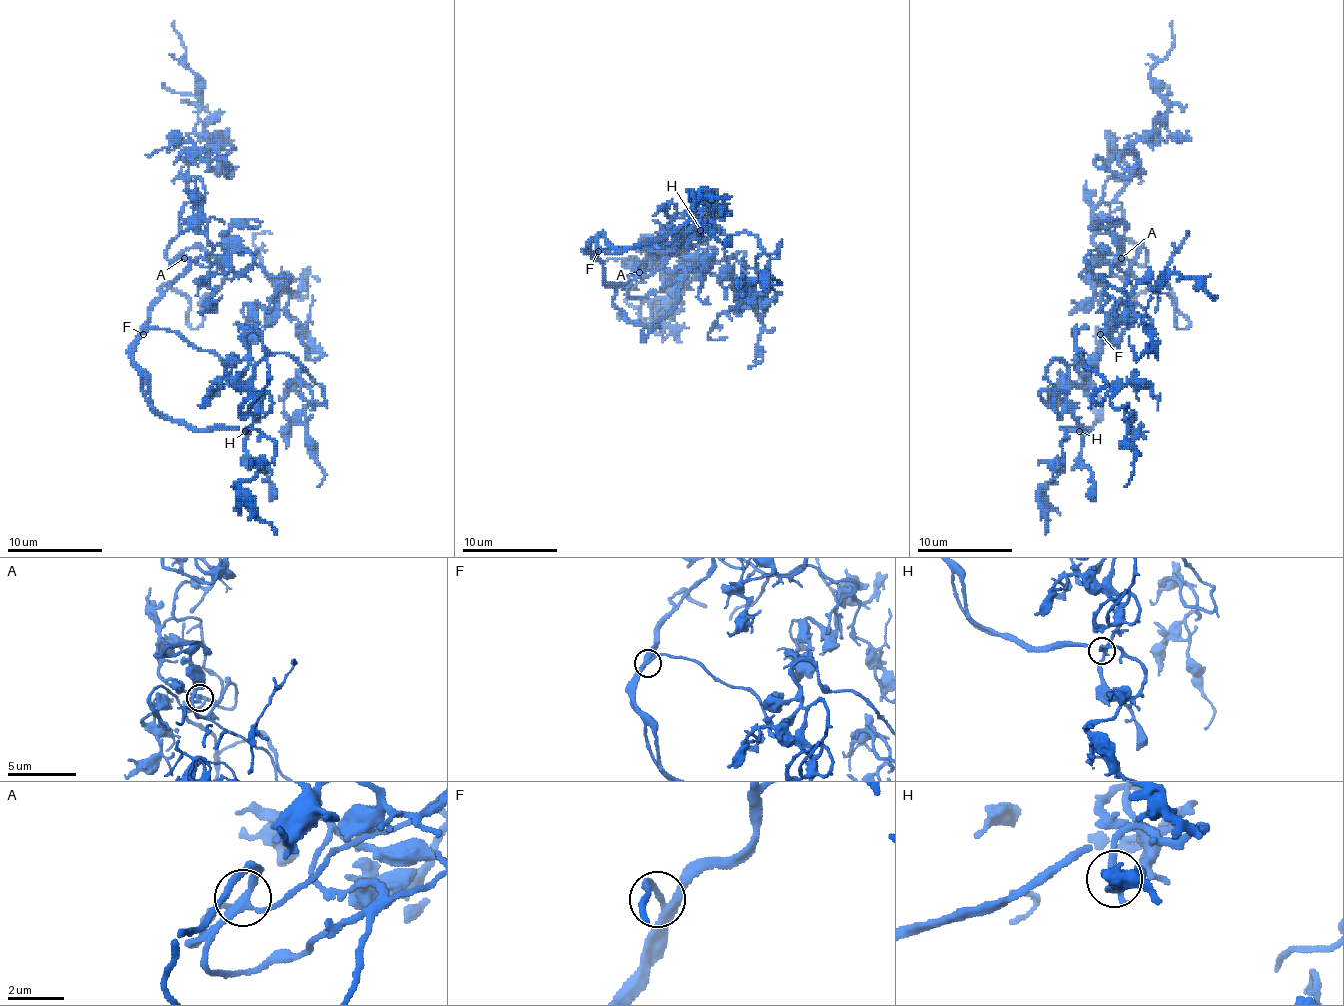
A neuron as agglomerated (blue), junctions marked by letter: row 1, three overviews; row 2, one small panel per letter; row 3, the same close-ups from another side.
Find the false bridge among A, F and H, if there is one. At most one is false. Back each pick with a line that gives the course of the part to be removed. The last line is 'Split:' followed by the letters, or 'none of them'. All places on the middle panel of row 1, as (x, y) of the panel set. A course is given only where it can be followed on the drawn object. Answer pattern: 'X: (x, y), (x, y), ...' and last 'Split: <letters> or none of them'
Split: none of them

